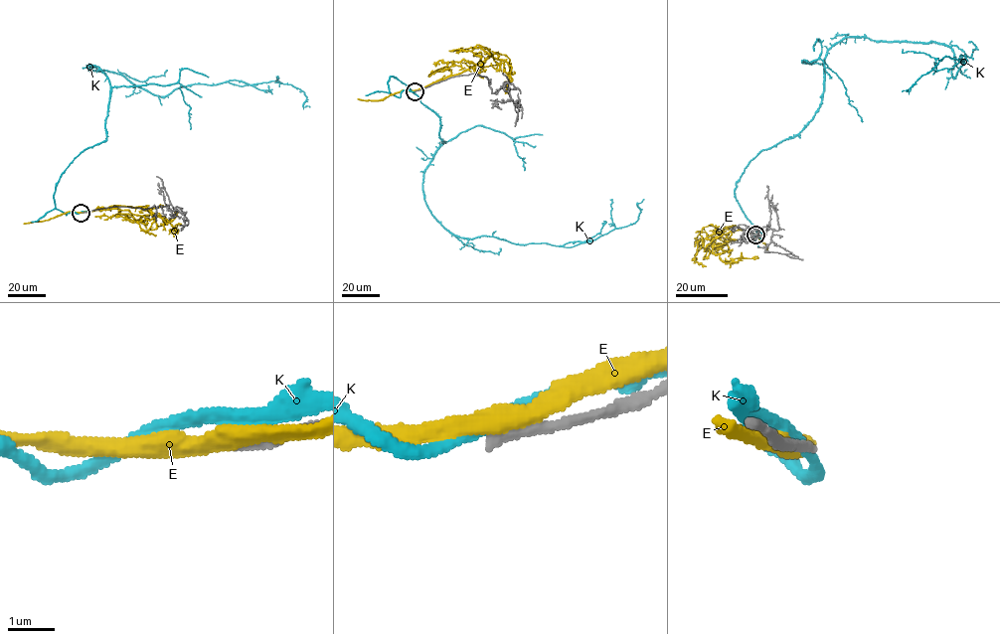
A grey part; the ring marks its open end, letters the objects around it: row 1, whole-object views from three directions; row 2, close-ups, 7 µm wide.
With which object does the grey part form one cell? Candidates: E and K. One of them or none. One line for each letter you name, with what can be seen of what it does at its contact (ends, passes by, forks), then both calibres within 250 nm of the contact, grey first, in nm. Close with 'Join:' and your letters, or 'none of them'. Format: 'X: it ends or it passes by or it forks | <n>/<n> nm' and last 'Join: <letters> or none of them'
Join: none of them

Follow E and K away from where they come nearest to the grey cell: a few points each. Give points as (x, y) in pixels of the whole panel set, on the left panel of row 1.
E: (83, 212), (113, 206), (143, 207), (156, 215), (151, 227), (144, 231), (134, 221), (115, 218)
K: (82, 212), (53, 195), (106, 140), (110, 83), (90, 67), (163, 96), (278, 80), (310, 106)

